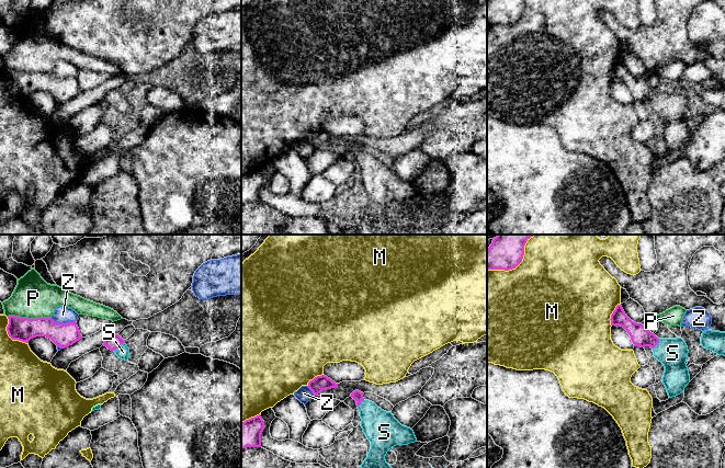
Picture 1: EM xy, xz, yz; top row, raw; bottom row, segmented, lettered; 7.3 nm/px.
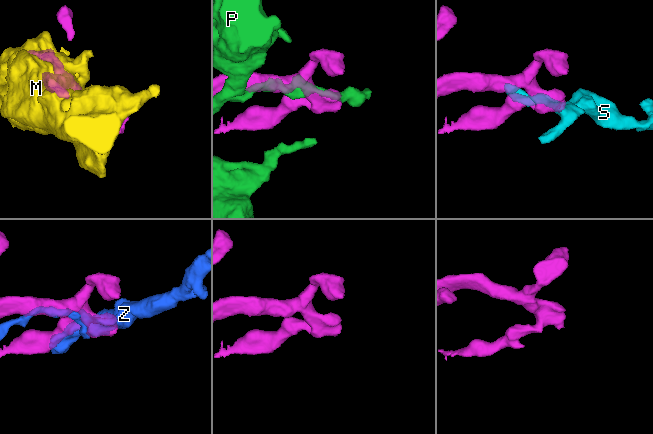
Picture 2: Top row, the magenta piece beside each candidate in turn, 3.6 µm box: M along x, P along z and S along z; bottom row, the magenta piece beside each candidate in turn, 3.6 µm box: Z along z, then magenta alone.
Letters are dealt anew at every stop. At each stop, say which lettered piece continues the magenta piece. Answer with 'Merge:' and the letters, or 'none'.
Merge: S

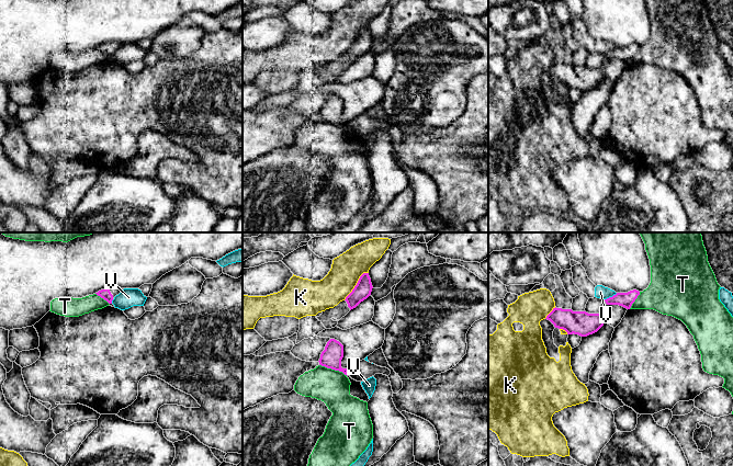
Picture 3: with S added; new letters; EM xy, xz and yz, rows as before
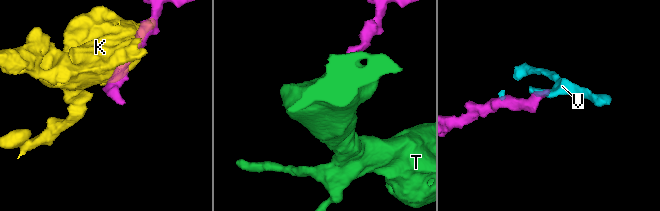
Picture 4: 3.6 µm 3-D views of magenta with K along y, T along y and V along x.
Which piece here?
Merge: none

